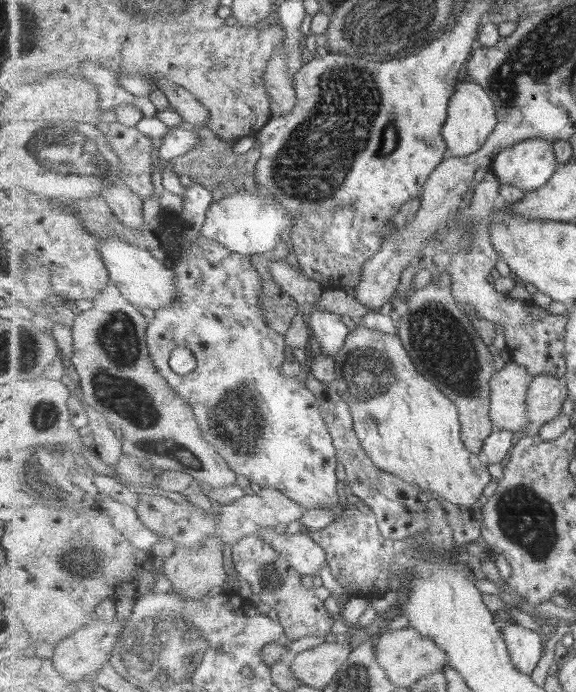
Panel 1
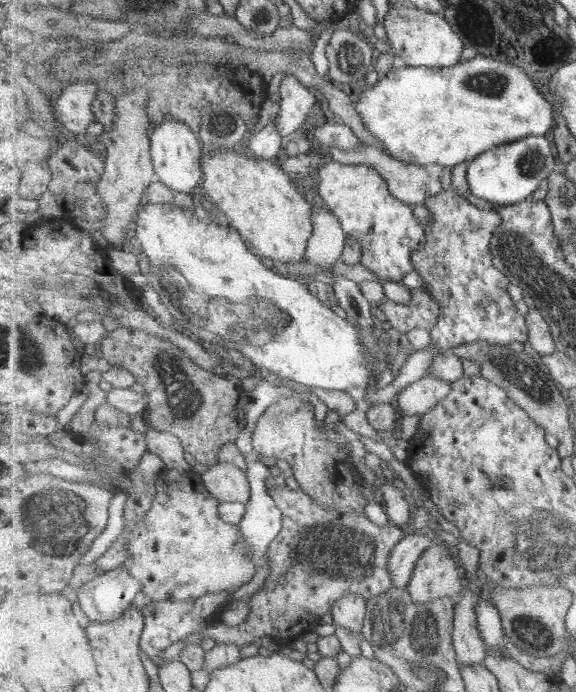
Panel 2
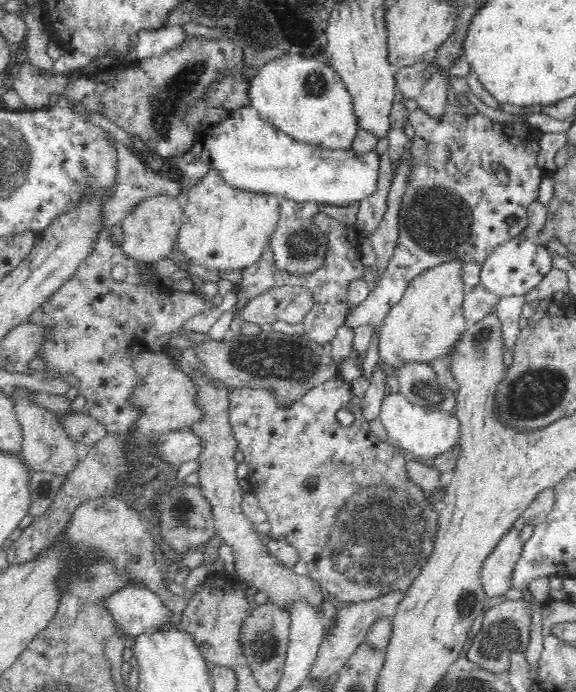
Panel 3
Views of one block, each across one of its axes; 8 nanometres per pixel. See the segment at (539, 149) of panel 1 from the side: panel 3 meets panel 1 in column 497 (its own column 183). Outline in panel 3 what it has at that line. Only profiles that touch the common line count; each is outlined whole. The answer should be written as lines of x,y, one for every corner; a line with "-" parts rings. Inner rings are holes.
250,106
233,110
229,119
204,128
182,158
170,162
170,167
190,184
196,183
211,169
218,169
222,178
232,186
276,194
281,199
299,203
348,206
376,192
382,155
376,150
356,153
348,150
328,150
292,139
276,130

